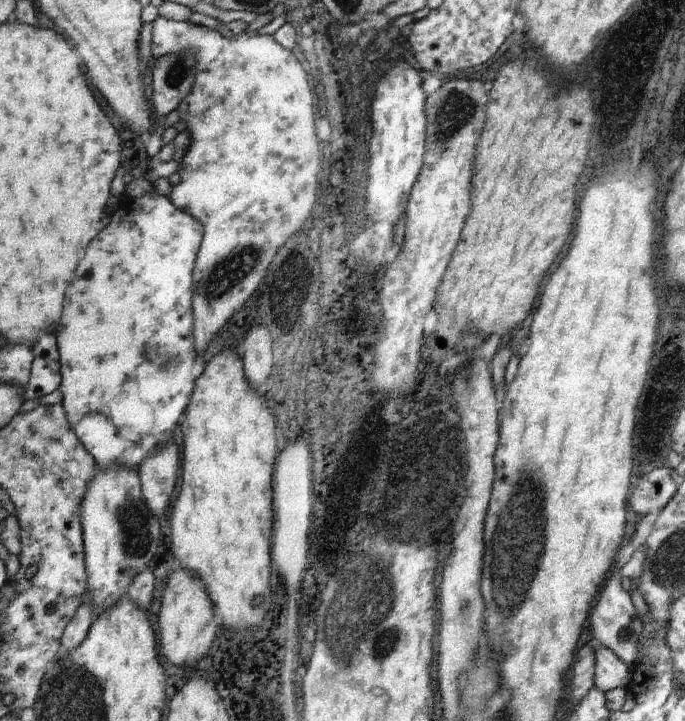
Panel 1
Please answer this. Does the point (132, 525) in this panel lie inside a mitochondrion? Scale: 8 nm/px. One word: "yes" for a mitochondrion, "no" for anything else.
yes

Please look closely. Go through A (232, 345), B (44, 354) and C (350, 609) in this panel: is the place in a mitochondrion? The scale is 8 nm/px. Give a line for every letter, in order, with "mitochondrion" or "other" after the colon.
A: other
B: other
C: mitochondrion

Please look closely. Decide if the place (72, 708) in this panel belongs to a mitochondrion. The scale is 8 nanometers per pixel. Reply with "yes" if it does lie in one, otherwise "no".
yes

